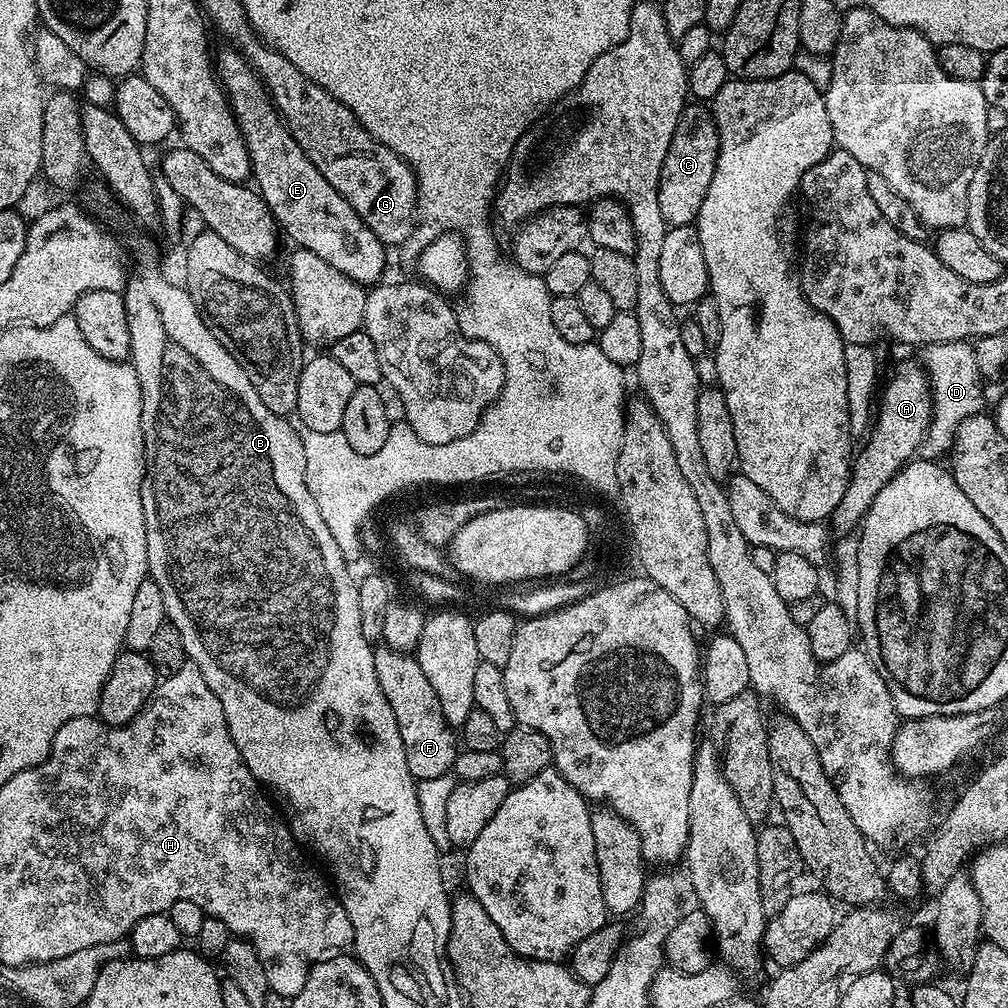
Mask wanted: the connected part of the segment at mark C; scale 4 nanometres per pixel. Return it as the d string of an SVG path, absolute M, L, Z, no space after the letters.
M689 103L678 118L678 126L674 126L674 138L670 138L670 150L666 150L666 158L662 162L658 182L658 206L662 210L662 218L671 227L677 228L695 221L698 210L702 206L702 198L706 198L706 190L710 190L710 178L714 178L714 166L718 162L719 149L720 135L716 124L712 121L711 111L703 103Z

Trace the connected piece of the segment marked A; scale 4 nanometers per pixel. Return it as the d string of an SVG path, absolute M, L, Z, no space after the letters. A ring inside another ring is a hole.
M912 360L902 361L893 370L888 385L885 388L883 385L879 393L878 407L866 436L868 441L861 452L859 449L855 453L846 494L842 494L842 502L838 502L830 517L833 533L855 533L863 525L864 516L870 510L874 498L878 498L878 490L882 490L882 486L894 479L900 469L921 451L928 427L931 426L932 388L925 369L917 361L916 364Z

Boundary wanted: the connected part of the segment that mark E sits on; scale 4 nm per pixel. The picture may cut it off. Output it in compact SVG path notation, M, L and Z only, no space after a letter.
M231 46L225 49L225 52L215 53L214 71L222 81L224 95L232 105L236 124L250 154L251 179L256 180L255 187L272 211L279 231L283 235L285 232L296 248L305 248L310 254L318 254L318 258L326 258L334 270L342 270L342 274L356 284L375 285L384 272L385 244L362 222L362 218L358 218L354 206L350 206L350 202L322 178L318 166L306 158L302 146L298 146L284 125L264 90L264 83L248 61L237 49Z

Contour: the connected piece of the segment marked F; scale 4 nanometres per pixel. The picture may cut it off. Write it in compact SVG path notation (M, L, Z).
M377 647L374 651L374 674L378 674L378 686L382 686L382 694L386 702L390 702L390 710L394 710L398 734L402 734L402 746L406 746L406 766L410 766L412 777L419 782L449 775L452 763L456 761L458 736L453 725L446 722L438 694L434 694L434 686L430 686L430 678L426 678L415 655Z

